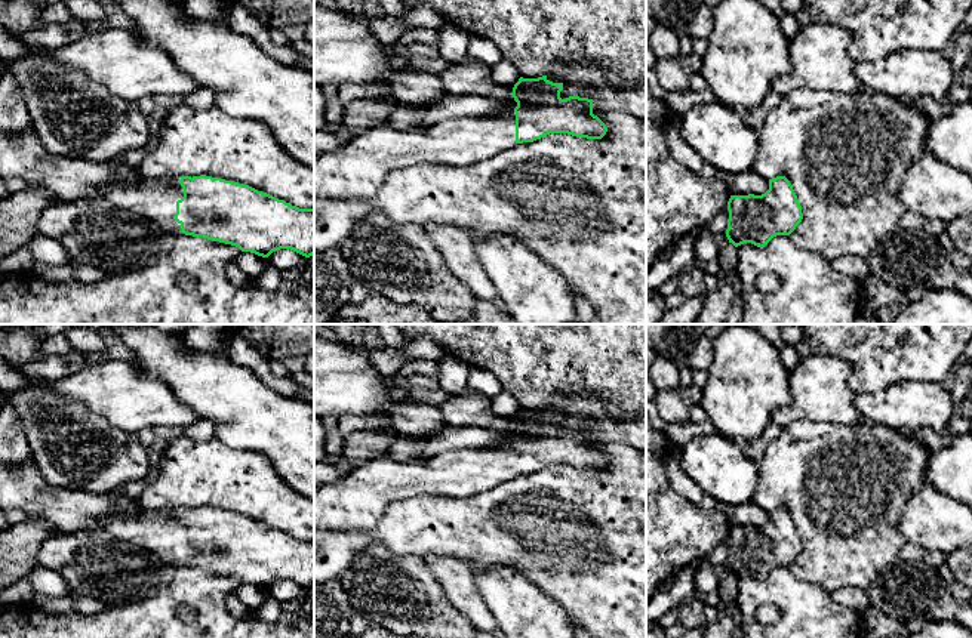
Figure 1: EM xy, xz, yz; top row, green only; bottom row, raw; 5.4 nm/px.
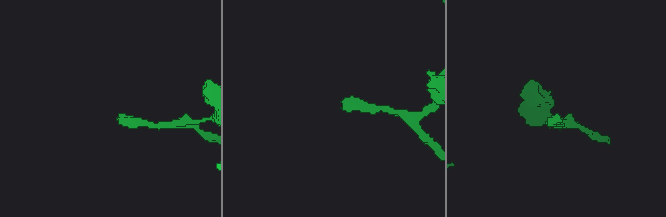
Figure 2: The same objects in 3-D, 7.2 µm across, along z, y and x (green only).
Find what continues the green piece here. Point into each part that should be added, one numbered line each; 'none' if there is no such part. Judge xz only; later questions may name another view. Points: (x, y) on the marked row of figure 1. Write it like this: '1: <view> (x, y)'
1: xz (356, 170)

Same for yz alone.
none

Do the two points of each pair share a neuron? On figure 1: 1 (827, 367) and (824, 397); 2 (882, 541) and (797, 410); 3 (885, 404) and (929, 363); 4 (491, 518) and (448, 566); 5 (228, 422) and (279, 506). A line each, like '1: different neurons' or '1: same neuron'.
1: same neuron
2: different neurons
3: different neurons
4: different neurons
5: different neurons

